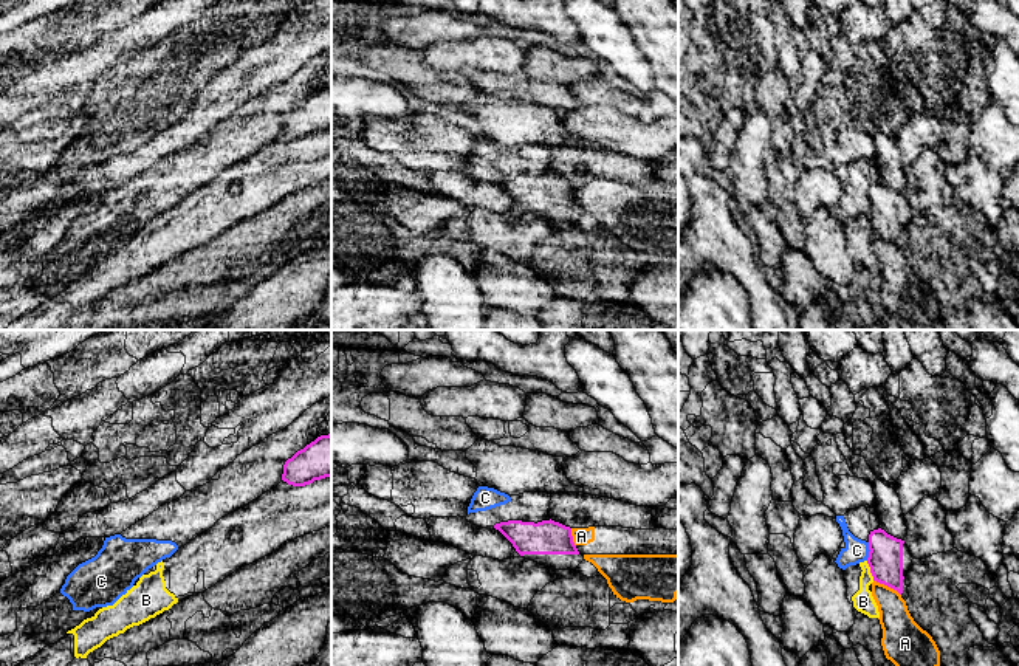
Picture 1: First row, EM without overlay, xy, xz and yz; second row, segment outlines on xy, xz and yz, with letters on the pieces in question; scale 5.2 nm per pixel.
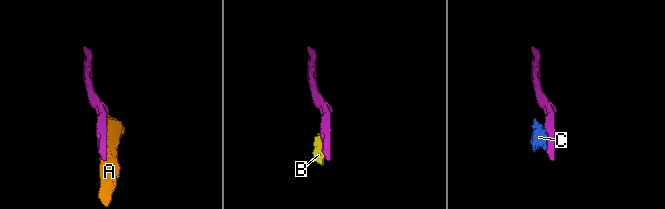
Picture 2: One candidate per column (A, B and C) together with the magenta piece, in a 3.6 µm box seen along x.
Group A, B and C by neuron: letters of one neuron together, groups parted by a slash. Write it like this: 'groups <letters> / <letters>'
groups A / B / C

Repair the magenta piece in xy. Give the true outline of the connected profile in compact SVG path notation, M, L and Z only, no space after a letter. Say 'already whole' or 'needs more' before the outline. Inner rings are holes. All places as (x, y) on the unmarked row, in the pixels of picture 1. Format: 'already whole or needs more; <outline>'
already whole; M331 87L321 88L297 104L285 115L282 127L282 133L293 139L305 139L325 130L331 130Z

